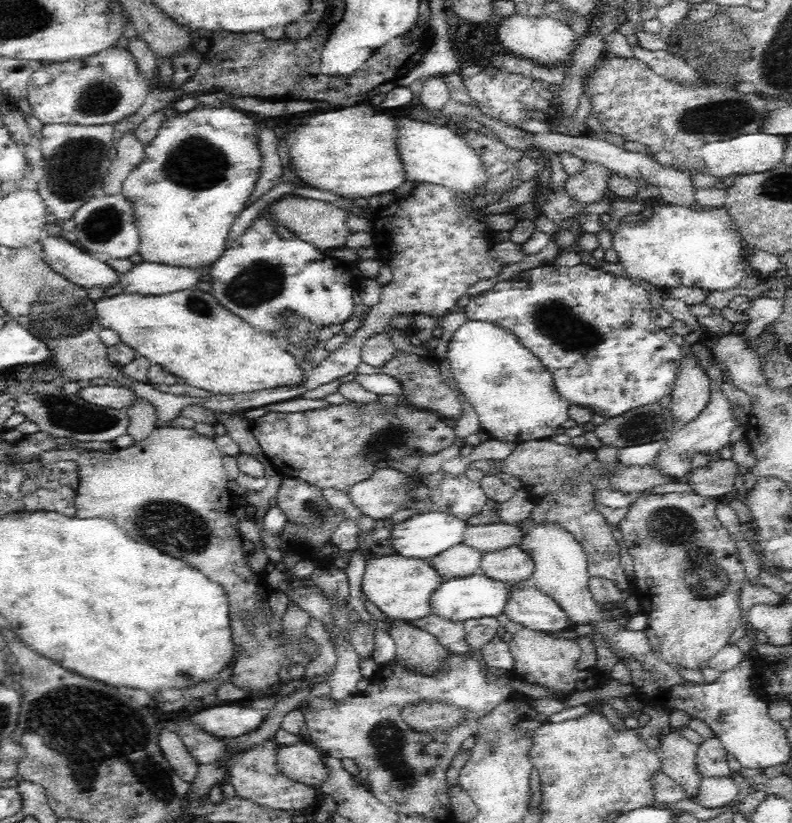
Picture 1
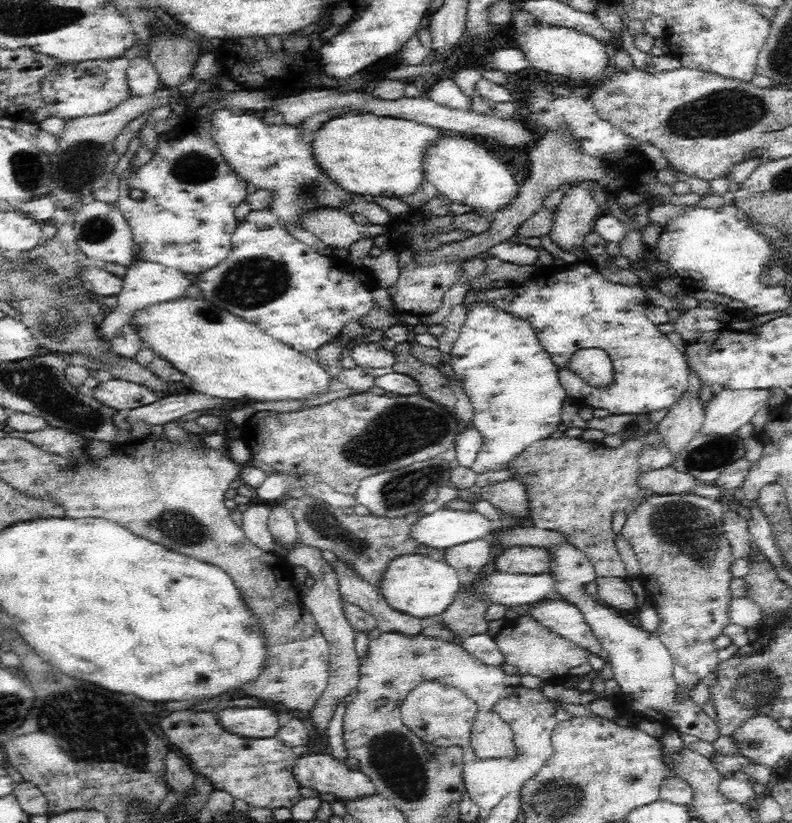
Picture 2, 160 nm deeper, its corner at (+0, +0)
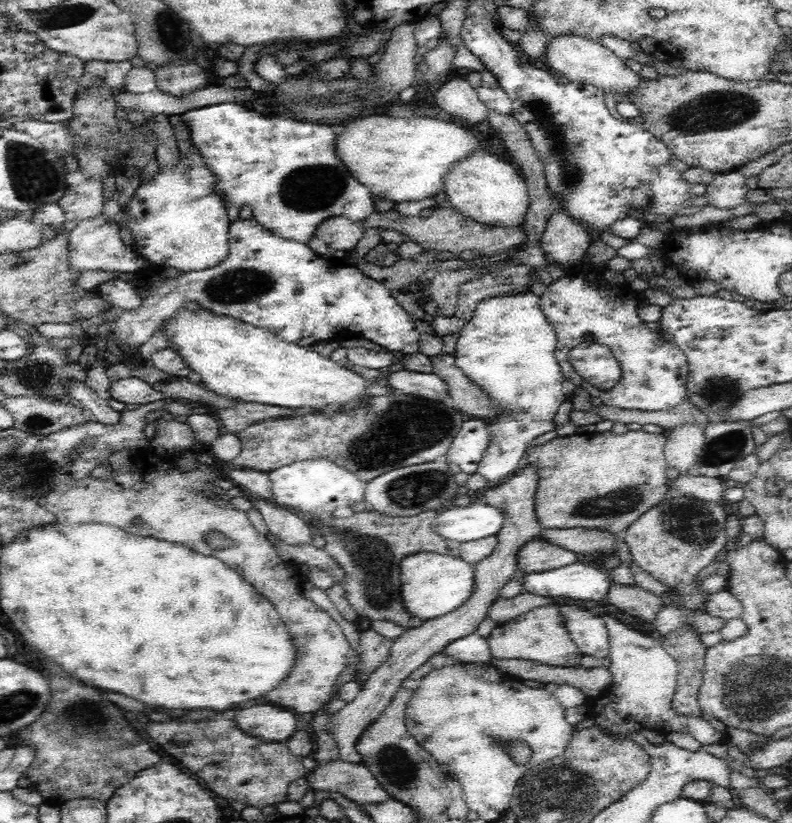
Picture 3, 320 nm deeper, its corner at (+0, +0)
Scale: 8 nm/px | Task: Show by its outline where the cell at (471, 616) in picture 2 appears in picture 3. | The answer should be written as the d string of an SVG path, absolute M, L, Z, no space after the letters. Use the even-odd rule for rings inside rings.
M526 466L517 470L515 474L508 477L503 482L490 485L482 491L482 499L485 504L498 508L504 515L502 528L495 534L496 546L490 556L475 564L474 569L474 590L470 598L466 599L458 608L445 615L434 617L432 620L424 621L420 627L408 629L398 636L390 650L390 660L378 668L370 680L366 680L364 690L359 691L354 700L338 710L330 720L336 742L338 743L339 758L349 763L359 764L361 756L354 750L354 743L358 736L368 728L368 725L381 714L386 705L390 705L390 699L398 690L399 684L422 663L426 662L430 656L444 650L448 644L454 640L476 633L482 620L488 617L490 606L500 598L502 588L511 582L512 578L518 574L517 552L523 544L532 540L538 531L542 530L538 523L535 512L535 493L538 488L538 472L534 467Z

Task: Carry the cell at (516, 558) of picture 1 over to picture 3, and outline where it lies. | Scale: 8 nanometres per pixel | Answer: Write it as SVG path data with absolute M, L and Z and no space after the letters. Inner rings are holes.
M530 540L517 552L517 568L519 573L539 573L550 569L574 564L582 557L580 554L558 548L543 540Z

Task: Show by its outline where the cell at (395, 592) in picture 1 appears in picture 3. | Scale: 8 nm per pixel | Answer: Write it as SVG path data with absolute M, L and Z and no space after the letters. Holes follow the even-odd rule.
M419 552L405 556L399 564L399 596L406 612L423 621L452 612L470 598L474 590L474 564L466 564L461 558Z

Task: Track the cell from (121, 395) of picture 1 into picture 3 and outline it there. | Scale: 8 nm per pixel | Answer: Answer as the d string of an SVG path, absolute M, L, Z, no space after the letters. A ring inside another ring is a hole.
M134 376L112 381L108 395L116 402L126 405L148 404L166 398L153 386Z

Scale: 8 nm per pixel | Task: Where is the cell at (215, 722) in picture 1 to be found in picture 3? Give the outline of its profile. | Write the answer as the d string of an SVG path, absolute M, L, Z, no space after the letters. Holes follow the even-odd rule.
M268 704L238 710L234 722L241 732L265 741L284 743L288 736L292 736L292 732L298 730L293 711Z

